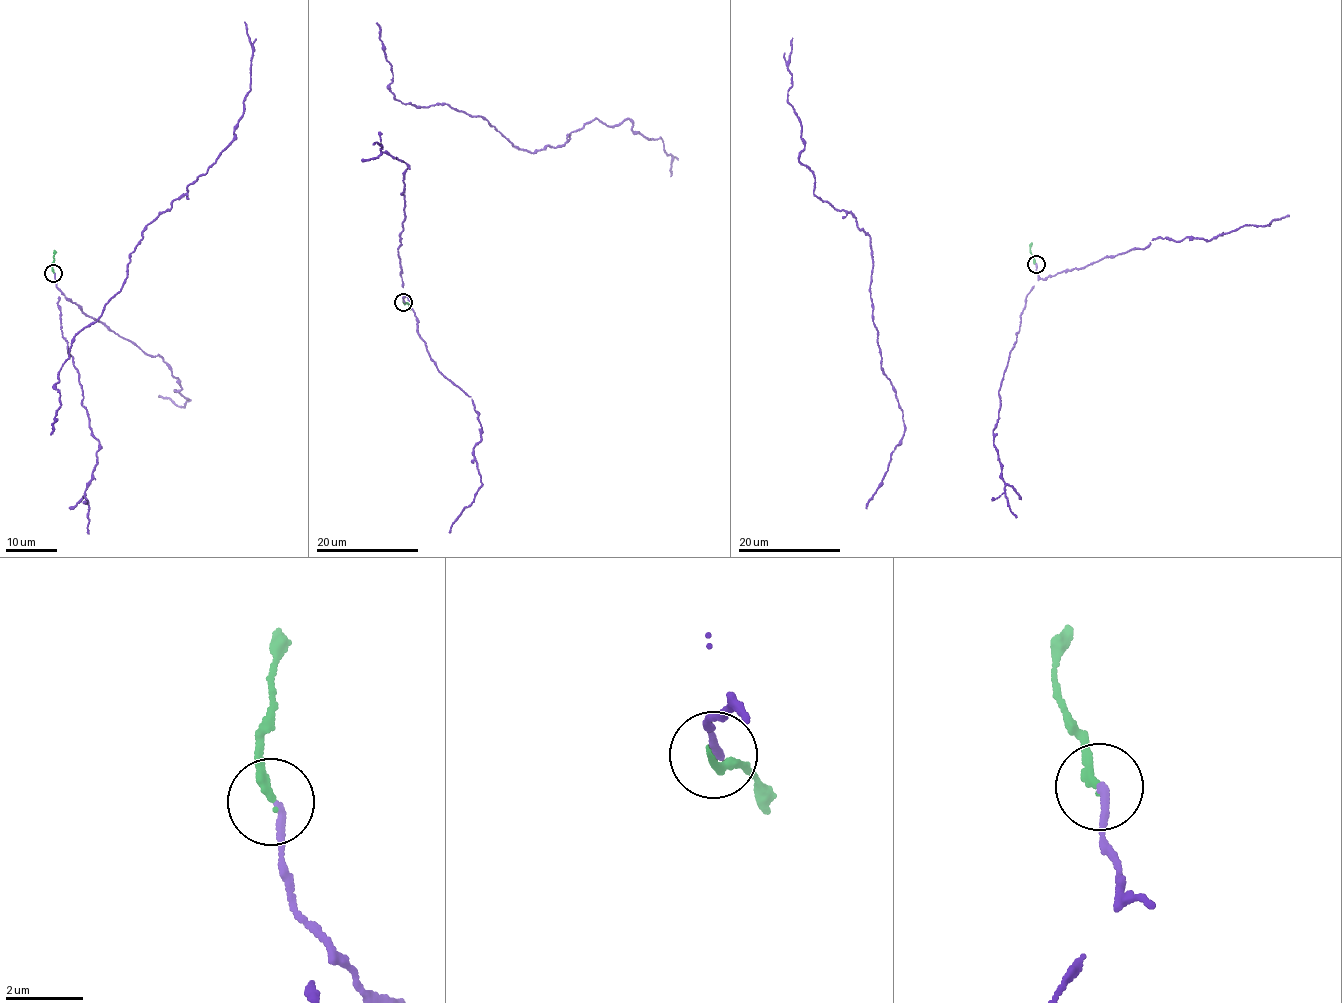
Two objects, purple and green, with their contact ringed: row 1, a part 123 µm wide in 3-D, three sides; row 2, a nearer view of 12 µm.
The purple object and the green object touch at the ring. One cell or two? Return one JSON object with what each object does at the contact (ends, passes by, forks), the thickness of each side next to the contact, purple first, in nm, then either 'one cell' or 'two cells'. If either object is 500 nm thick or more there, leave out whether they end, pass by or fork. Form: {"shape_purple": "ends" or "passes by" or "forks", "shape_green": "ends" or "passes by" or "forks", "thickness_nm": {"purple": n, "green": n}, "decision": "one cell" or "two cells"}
{"shape_purple": "ends", "shape_green": "ends", "thickness_nm": {"purple": 180, "green": 200}, "decision": "one cell"}

